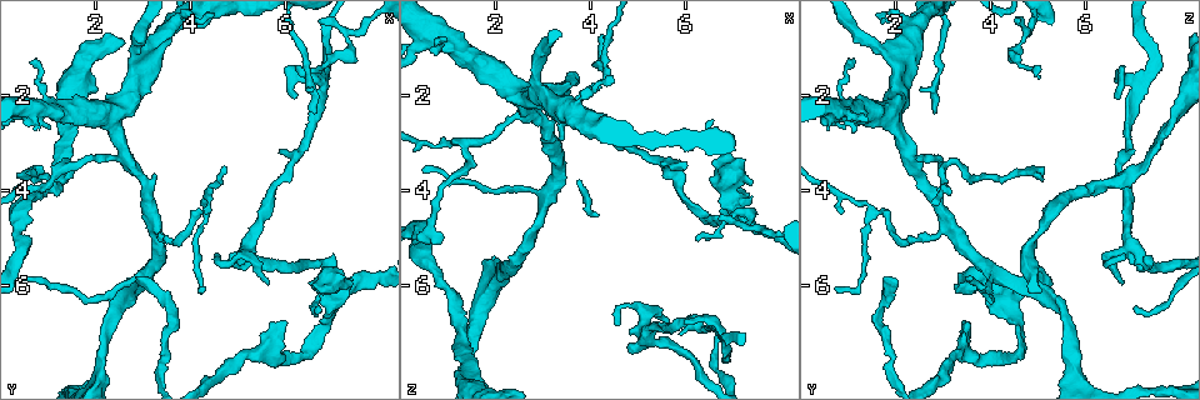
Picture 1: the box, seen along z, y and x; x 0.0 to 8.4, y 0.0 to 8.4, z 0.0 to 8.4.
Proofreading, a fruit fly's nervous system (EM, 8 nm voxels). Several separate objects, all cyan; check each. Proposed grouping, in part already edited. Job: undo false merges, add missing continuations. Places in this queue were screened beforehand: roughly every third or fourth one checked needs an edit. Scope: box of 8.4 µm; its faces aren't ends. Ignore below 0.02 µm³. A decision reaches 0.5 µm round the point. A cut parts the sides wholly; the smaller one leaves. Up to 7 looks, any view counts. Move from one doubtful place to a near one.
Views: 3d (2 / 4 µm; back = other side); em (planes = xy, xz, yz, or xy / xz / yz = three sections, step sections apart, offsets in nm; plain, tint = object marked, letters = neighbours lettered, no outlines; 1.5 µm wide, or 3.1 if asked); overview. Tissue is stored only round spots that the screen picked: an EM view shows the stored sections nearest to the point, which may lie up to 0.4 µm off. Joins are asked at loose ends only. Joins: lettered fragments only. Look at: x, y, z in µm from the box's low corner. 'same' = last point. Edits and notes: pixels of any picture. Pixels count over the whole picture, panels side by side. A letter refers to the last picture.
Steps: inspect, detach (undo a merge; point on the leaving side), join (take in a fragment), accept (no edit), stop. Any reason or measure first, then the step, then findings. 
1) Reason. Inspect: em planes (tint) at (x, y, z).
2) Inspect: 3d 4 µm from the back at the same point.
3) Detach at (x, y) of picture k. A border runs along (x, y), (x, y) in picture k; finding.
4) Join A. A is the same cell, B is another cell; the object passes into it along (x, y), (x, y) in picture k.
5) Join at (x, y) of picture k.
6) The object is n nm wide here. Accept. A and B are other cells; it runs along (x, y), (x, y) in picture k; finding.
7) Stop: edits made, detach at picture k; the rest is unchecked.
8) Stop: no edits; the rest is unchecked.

Arms part here. Inspect: em xz step 8 (tint) at (1.40, 3.55, 3.05).

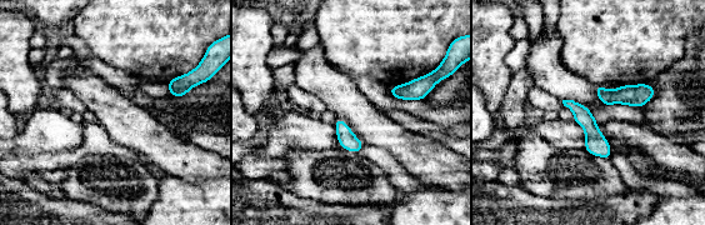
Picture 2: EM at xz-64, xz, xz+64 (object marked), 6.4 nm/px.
Inspect: em planes (letters) at the same point.

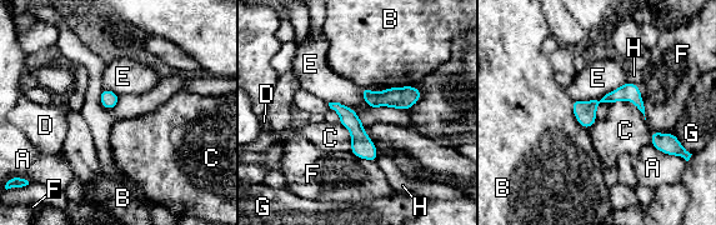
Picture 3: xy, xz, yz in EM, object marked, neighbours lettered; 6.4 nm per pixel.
The object is 110 nm wide here. Accept. A, B, C, D, E, F, G and H are other cells; a border runs along (610, 104), (629, 100), (645, 120) in picture 3; one neuron here.

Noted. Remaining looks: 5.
An open end. Inspect: em planes (tint) at (2.90, 5.90, 2.00).

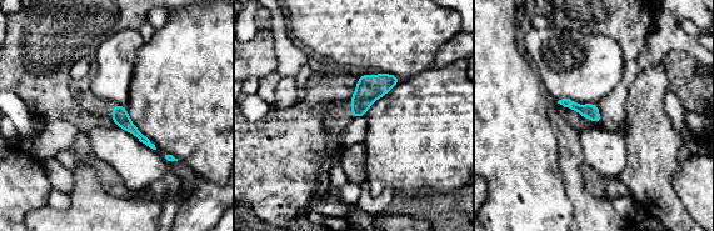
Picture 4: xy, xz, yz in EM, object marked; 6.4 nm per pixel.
Inspect: em planes (letters) at the same point.

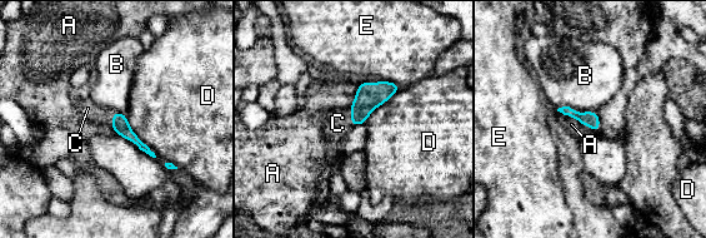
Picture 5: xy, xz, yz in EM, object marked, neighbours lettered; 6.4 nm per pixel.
The longest contact is with D, 340 nm. Join C. C is the same cell, A, B, D and E are other cells; the neuron continues.

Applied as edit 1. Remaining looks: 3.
See it whole again. Inspect: overview.

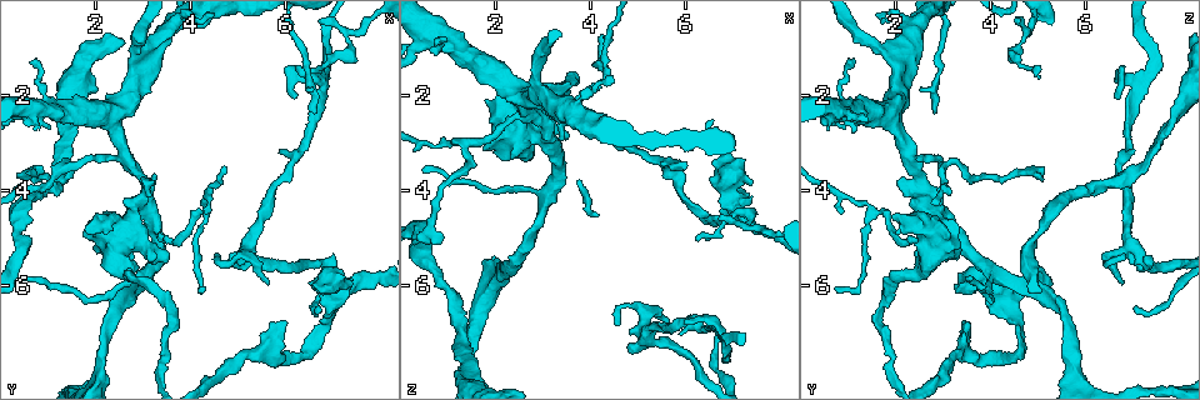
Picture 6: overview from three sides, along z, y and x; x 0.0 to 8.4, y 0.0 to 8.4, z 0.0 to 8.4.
Tapers out. Inspect: em xy step 4 (letters) at (6.65, 6.45, 7.05).

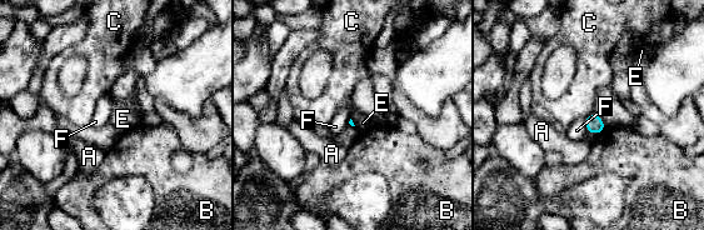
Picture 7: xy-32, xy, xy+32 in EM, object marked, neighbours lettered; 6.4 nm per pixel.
Inspect: em yz step 8 (letters) at the same point.

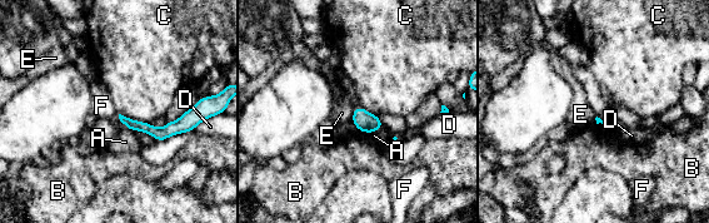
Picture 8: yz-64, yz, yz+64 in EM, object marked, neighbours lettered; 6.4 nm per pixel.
Accept. A, B, C, D, E and F are other cells; it runs along (193, 110), (166, 132), (125, 120) in picture 8; none of them fits.

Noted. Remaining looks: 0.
Stop: edits made, join at picture 5; the rest is unchecked.

